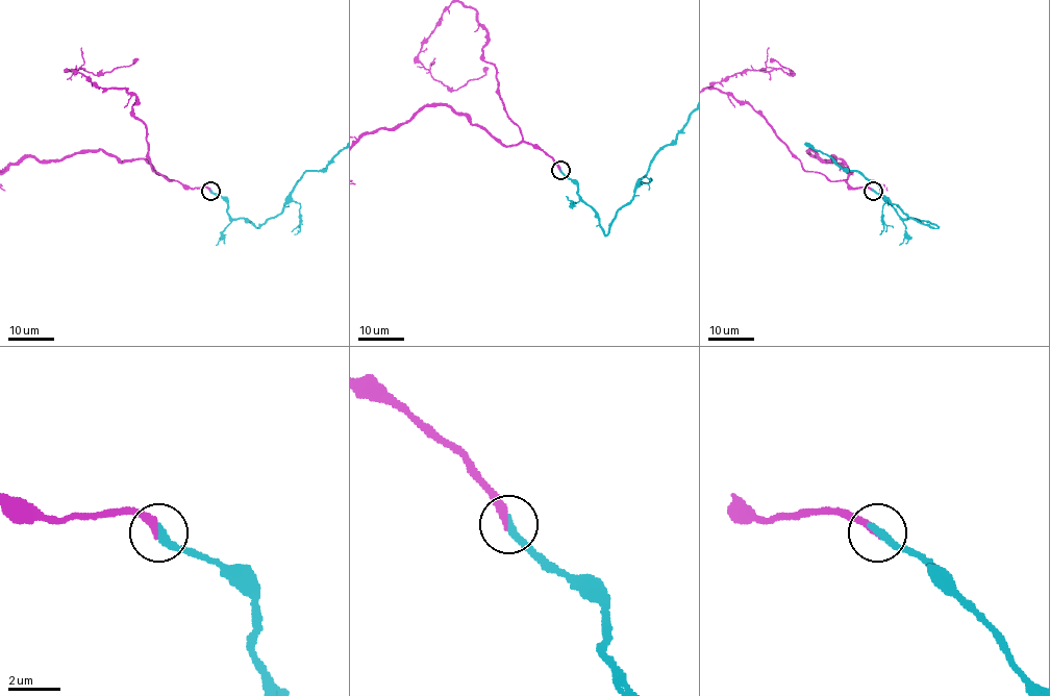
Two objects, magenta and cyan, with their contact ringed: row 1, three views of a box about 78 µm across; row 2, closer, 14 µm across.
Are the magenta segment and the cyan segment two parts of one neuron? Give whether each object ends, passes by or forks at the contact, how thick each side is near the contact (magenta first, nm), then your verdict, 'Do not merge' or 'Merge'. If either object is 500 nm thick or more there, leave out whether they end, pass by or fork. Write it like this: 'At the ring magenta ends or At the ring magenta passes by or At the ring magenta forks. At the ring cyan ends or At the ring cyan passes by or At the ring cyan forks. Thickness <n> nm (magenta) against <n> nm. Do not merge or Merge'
At the ring magenta ends. At the ring cyan ends. Thickness 280 nm (magenta) against 320 nm. Merge

